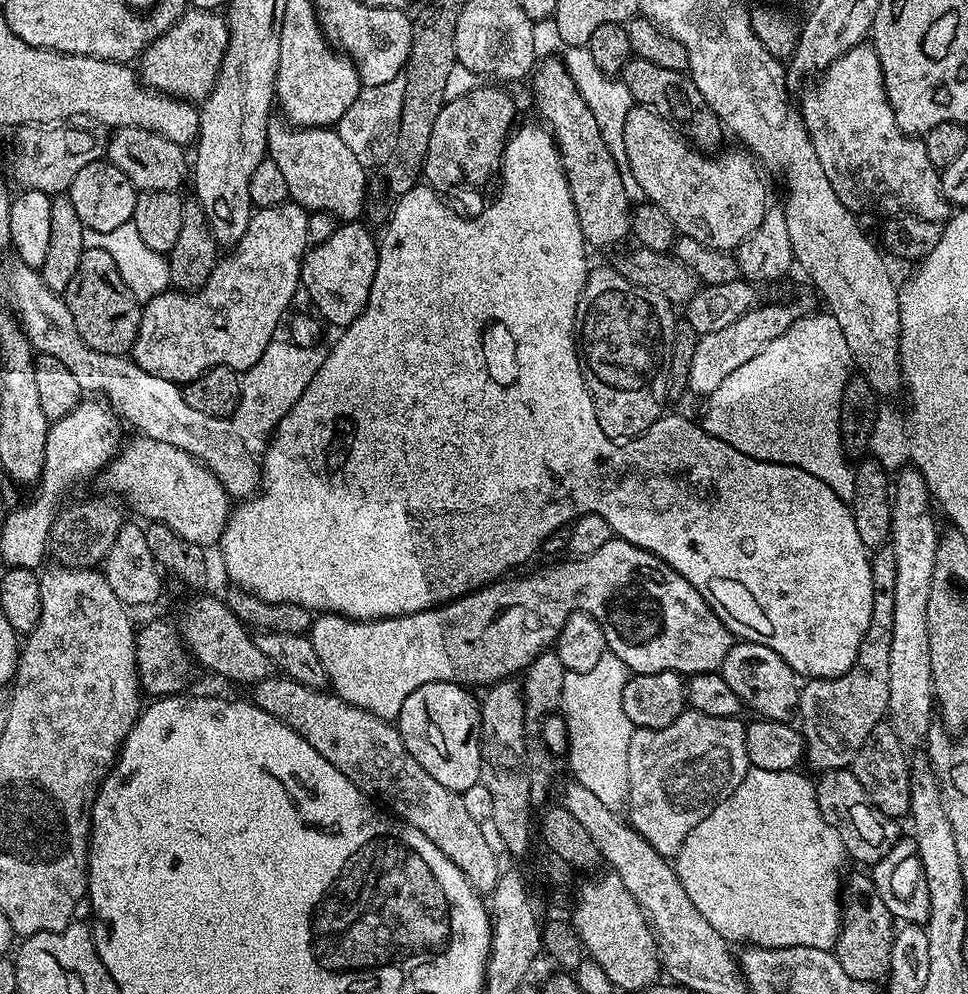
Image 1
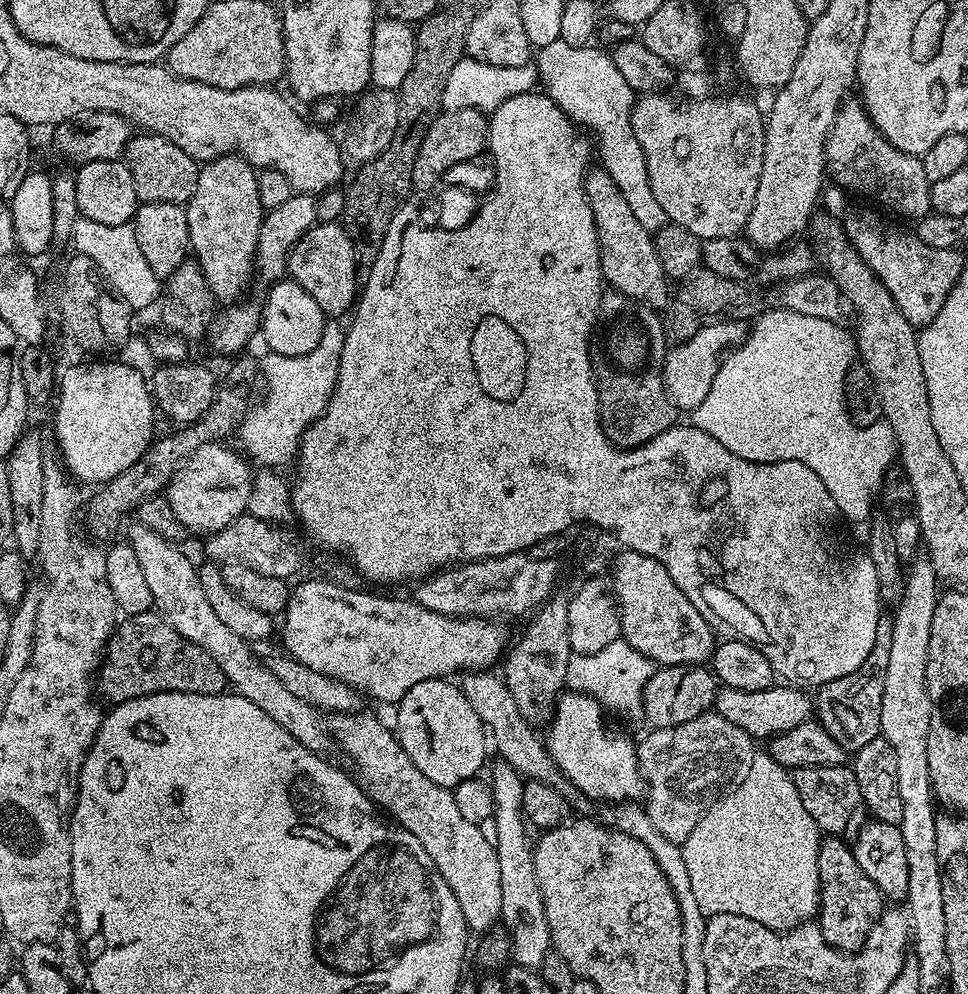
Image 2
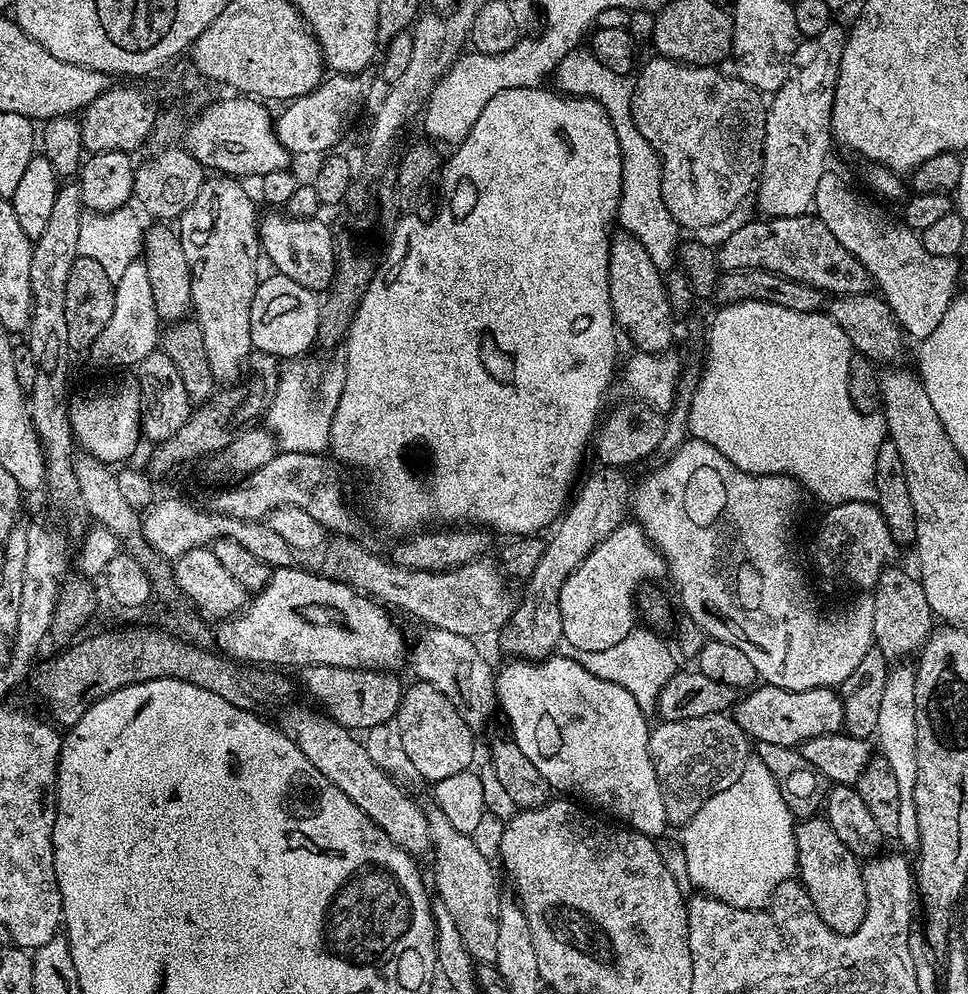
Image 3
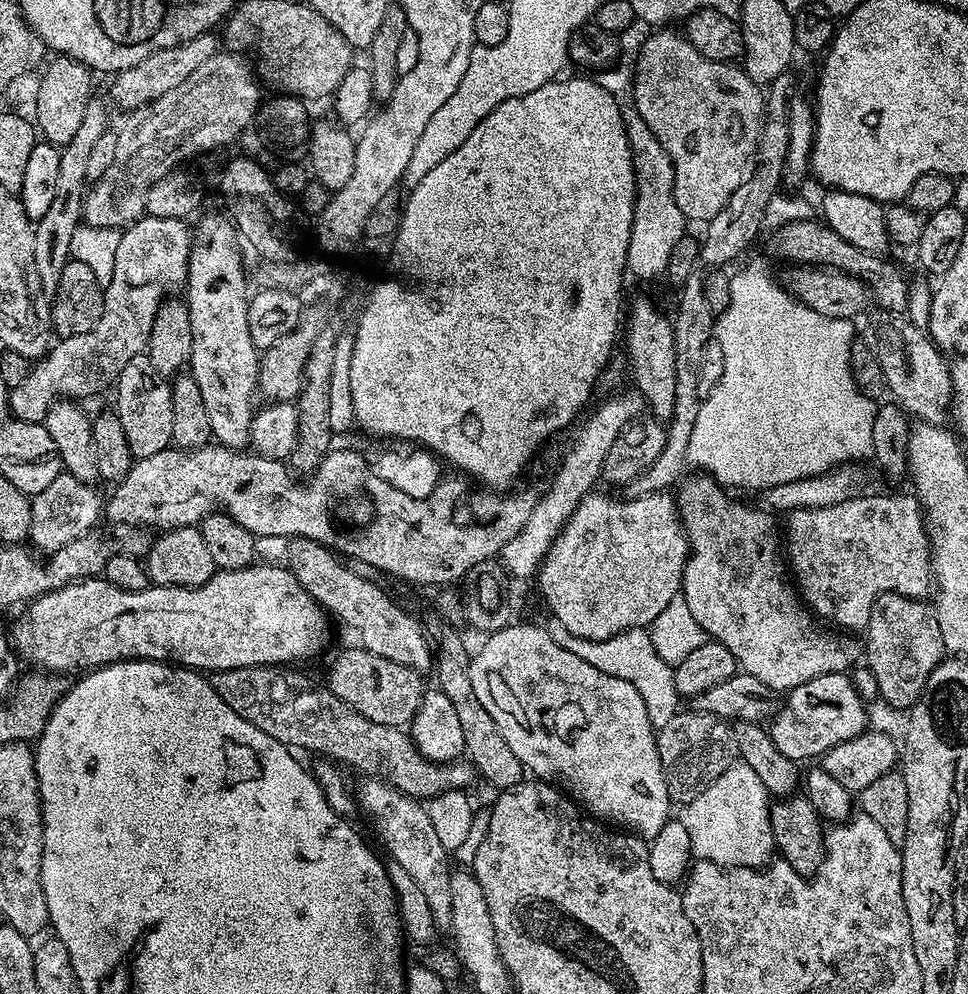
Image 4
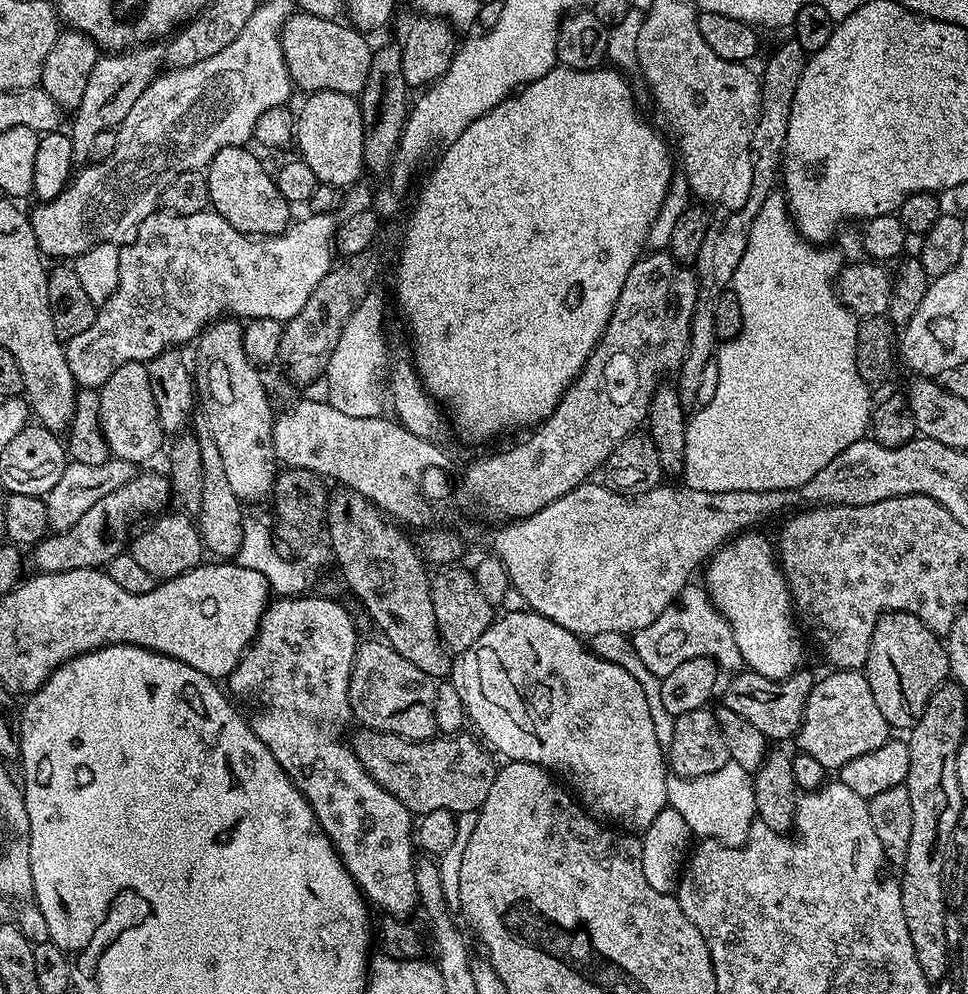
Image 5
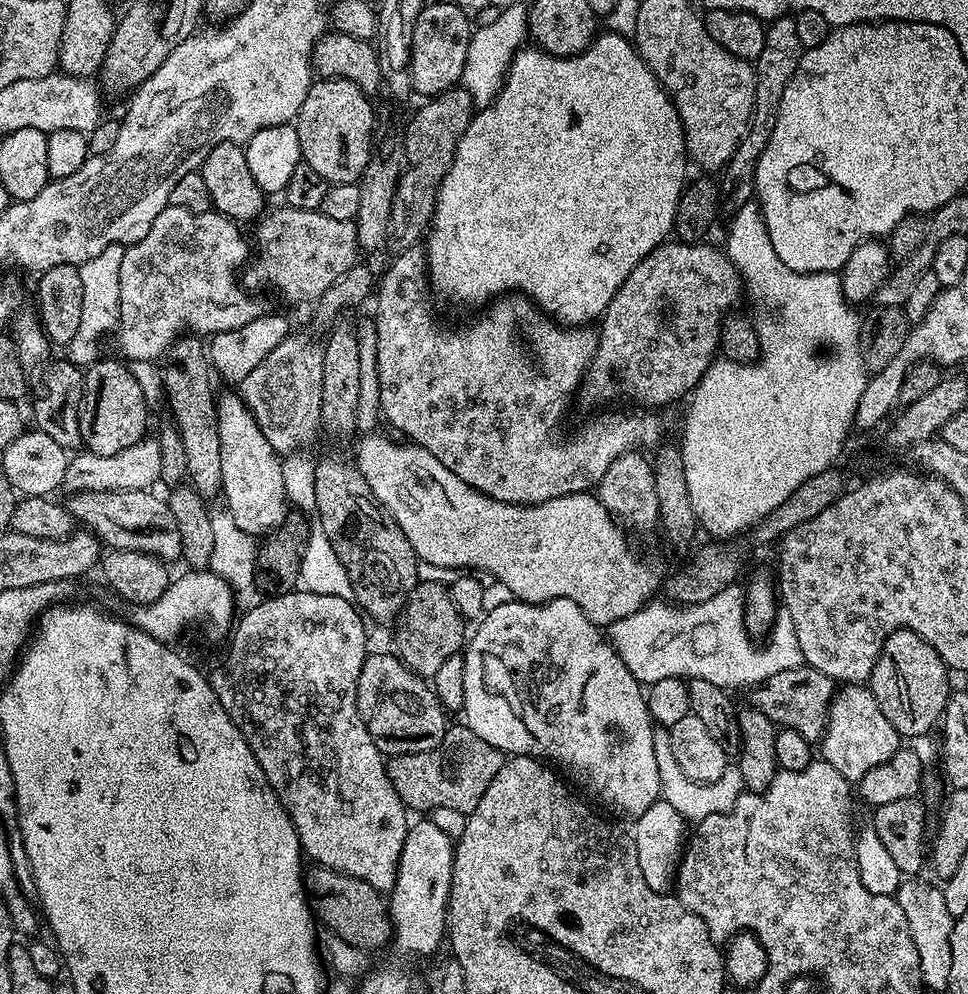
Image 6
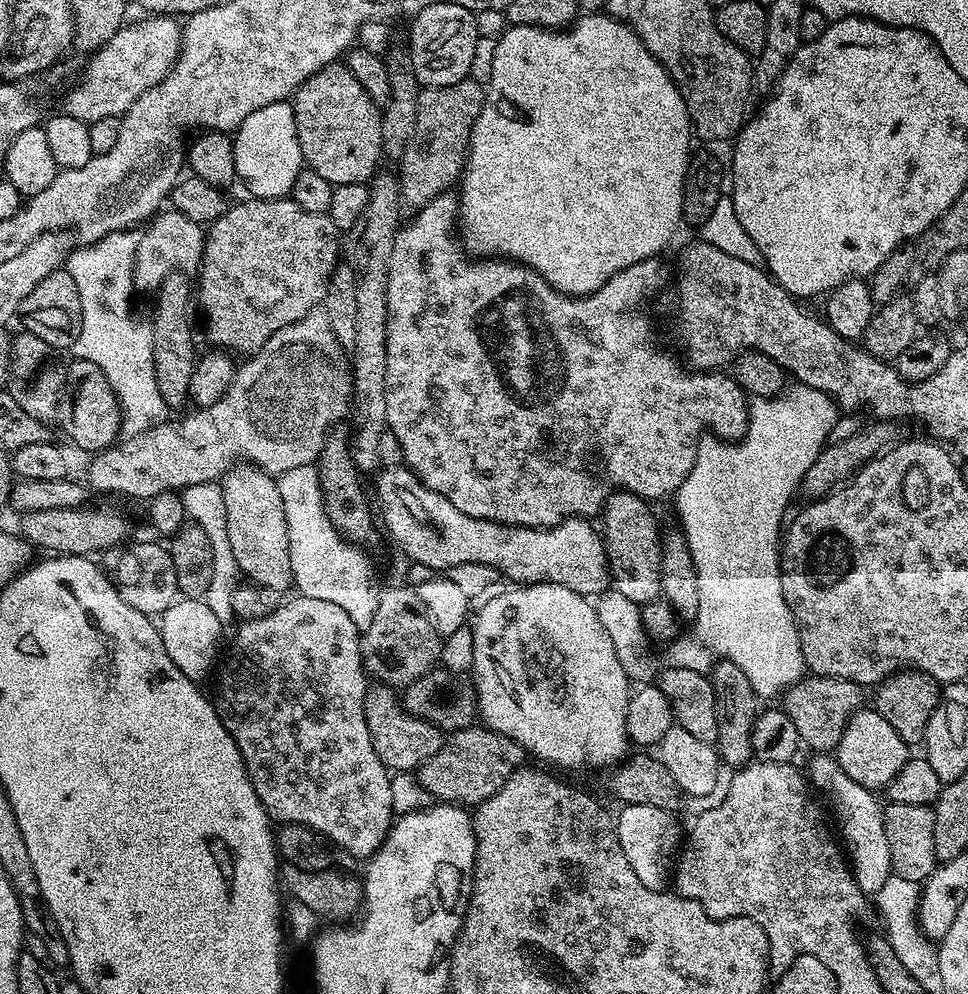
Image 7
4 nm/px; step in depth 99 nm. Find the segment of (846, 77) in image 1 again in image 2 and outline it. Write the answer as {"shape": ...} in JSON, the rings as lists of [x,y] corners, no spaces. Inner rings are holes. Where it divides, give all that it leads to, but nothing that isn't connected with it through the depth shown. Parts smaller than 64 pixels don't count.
{"shape":[[[848,98],[841,104],[826,138],[824,163],[831,183],[853,197],[865,196],[866,199],[873,200],[868,201],[873,205],[881,209],[889,208],[900,216],[919,218],[932,212],[928,193],[930,185],[923,159],[906,154],[890,143],[874,126],[859,99]]]}

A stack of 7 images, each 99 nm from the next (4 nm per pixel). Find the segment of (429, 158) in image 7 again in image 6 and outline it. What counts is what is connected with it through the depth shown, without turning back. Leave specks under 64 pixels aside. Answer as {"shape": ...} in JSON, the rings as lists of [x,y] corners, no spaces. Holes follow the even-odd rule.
{"shape":[[[463,86],[439,92],[421,104],[424,105],[413,114],[408,128],[403,129],[406,150],[404,173],[400,175],[394,206],[390,210],[390,226],[386,241],[387,251],[390,250],[389,253],[392,254],[415,248],[425,239],[436,209],[442,178],[446,178],[456,157],[458,142],[462,134],[466,134],[466,126],[470,126],[474,115],[472,99]]]}

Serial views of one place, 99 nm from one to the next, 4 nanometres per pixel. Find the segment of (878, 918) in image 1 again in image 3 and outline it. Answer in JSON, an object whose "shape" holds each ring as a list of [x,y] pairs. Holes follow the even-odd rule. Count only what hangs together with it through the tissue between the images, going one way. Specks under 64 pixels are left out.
{"shape":[[[817,814],[801,819],[796,824],[796,867],[798,880],[804,883],[808,896],[812,899],[811,911],[826,922],[830,930],[839,936],[849,936],[862,926],[866,914],[866,886],[861,861],[834,834],[834,826]]]}

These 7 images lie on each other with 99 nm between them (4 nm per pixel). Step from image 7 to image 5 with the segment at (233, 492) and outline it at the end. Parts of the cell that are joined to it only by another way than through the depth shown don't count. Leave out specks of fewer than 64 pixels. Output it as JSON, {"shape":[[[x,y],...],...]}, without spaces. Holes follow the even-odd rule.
{"shape":[[[221,318],[205,327],[195,341],[196,364],[194,368],[195,391],[198,393],[199,407],[204,407],[204,416],[208,419],[207,431],[212,433],[218,446],[218,454],[222,454],[222,466],[226,469],[226,478],[234,489],[234,494],[241,502],[260,500],[271,493],[278,475],[278,461],[272,426],[274,411],[268,401],[268,392],[264,389],[264,380],[260,377],[261,369],[246,354],[244,349],[244,328],[241,321],[235,318]]]}

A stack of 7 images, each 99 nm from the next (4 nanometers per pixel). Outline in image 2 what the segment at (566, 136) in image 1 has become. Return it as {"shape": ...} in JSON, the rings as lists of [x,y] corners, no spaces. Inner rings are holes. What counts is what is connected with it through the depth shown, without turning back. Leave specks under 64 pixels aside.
{"shape":[[[592,166],[584,173],[584,193],[590,202],[590,214],[594,214],[594,226],[598,234],[598,246],[600,247],[600,275],[603,283],[608,284],[613,289],[613,293],[627,296],[633,302],[647,304],[649,308],[664,310],[670,303],[668,296],[669,277],[664,274],[664,267],[656,253],[656,241],[653,233],[638,218],[634,218],[634,213],[630,210],[630,205],[626,198],[622,198],[622,190],[614,186],[614,178],[604,171],[603,167]]]}

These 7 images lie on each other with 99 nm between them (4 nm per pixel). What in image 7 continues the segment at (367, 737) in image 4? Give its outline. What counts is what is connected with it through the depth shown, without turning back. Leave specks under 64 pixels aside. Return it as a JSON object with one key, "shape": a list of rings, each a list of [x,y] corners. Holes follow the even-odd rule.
{"shape":[[[484,726],[460,728],[441,743],[438,754],[434,754],[427,762],[420,765],[418,781],[421,787],[437,801],[457,806],[475,806],[486,798],[490,798],[498,790],[502,790],[510,774],[514,774],[516,769],[525,763],[524,759],[526,759],[526,753],[523,746],[514,742],[514,738],[506,738],[502,732],[494,732]]]}

